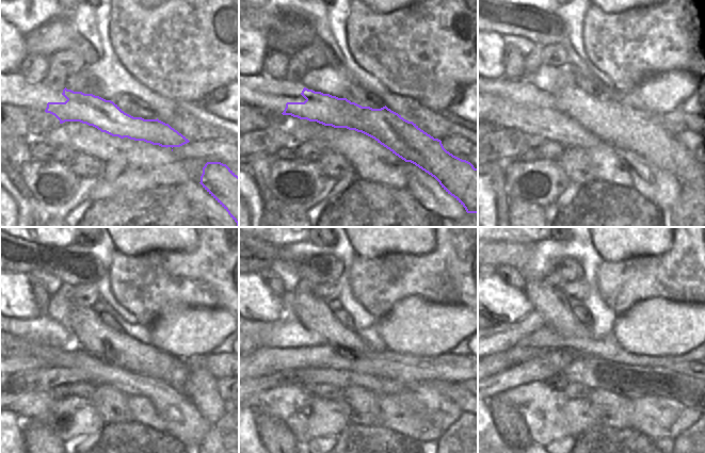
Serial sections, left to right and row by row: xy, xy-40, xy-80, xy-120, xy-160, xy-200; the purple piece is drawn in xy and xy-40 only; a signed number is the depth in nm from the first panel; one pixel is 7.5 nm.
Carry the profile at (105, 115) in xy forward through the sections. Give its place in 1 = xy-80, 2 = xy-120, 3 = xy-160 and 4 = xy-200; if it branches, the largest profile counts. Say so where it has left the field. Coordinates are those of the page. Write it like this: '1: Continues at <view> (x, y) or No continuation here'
1: Continues at xy-80 (620, 125)
2: Continues at xy-120 (113, 346)
3: Continues at xy-160 (341, 337)
4: Continues at xy-200 (580, 329)

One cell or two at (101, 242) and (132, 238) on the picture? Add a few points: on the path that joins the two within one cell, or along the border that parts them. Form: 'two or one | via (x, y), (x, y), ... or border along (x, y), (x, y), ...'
two | border along (110, 238), (116, 249)

